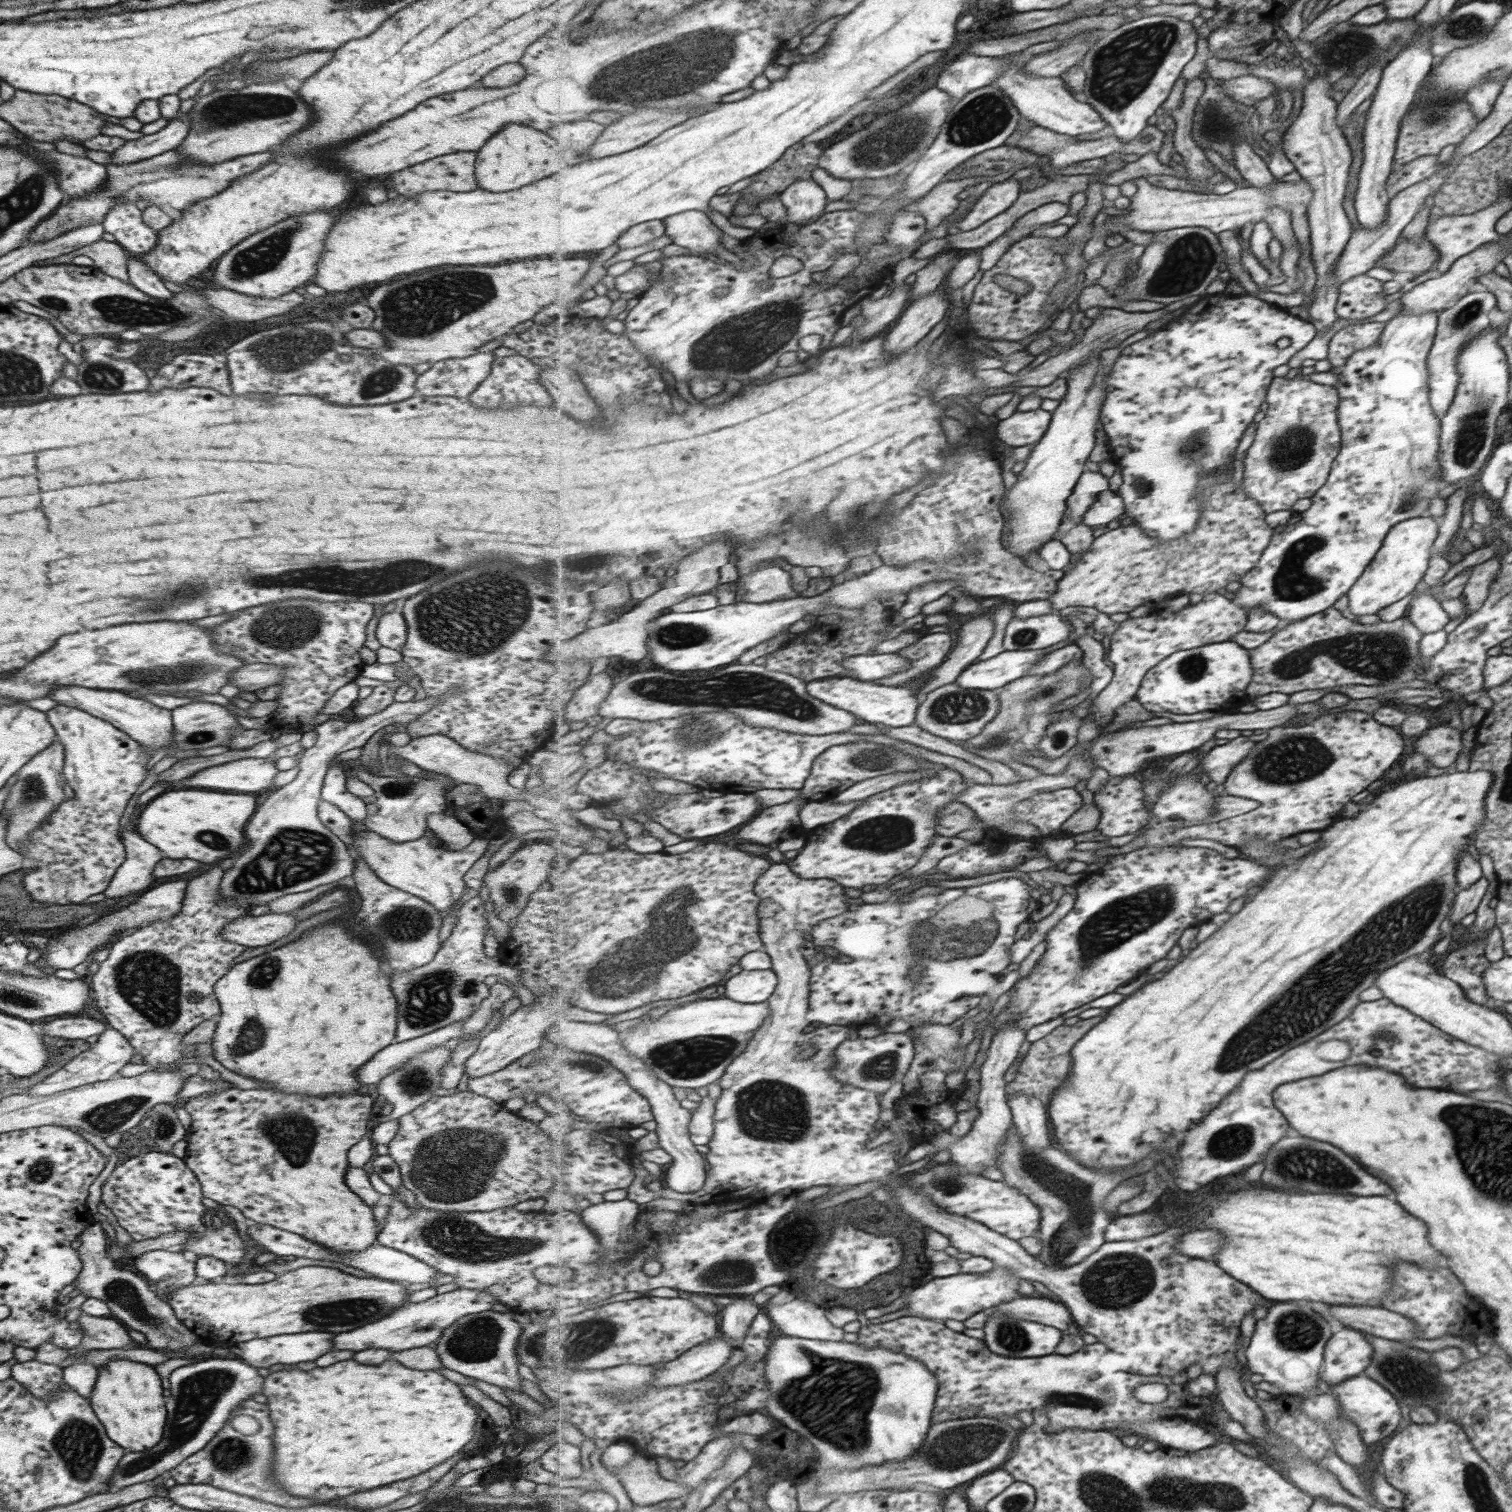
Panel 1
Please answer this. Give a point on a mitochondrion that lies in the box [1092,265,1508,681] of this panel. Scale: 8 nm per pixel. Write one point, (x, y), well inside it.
(1292, 582)

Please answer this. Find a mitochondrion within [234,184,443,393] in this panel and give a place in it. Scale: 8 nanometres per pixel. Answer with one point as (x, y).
(286, 351)

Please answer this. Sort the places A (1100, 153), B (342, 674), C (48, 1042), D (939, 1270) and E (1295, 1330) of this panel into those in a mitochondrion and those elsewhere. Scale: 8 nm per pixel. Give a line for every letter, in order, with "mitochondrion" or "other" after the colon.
A: other
B: other
C: other
D: other
E: mitochondrion

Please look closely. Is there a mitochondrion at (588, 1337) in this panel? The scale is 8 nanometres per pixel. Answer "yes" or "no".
yes

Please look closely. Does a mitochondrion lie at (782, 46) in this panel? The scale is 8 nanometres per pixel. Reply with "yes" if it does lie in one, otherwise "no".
no

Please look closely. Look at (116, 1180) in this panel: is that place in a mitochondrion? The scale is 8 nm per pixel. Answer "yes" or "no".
no

